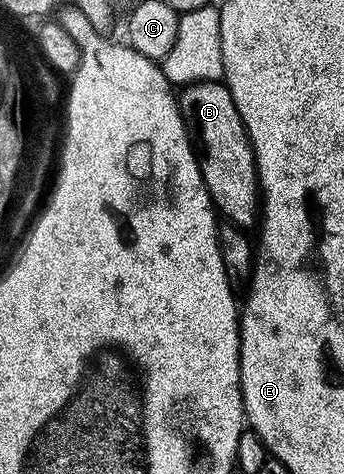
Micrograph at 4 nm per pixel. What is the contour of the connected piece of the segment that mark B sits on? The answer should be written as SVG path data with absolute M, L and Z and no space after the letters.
M223 81L191 82L179 91L178 101L188 136L196 149L196 158L200 161L202 180L206 184L208 194L212 197L213 207L225 223L238 226L248 232L257 225L262 209L260 178L256 175L256 157L248 139L246 128L242 124L242 116L238 116L238 108L234 108L234 96Z

